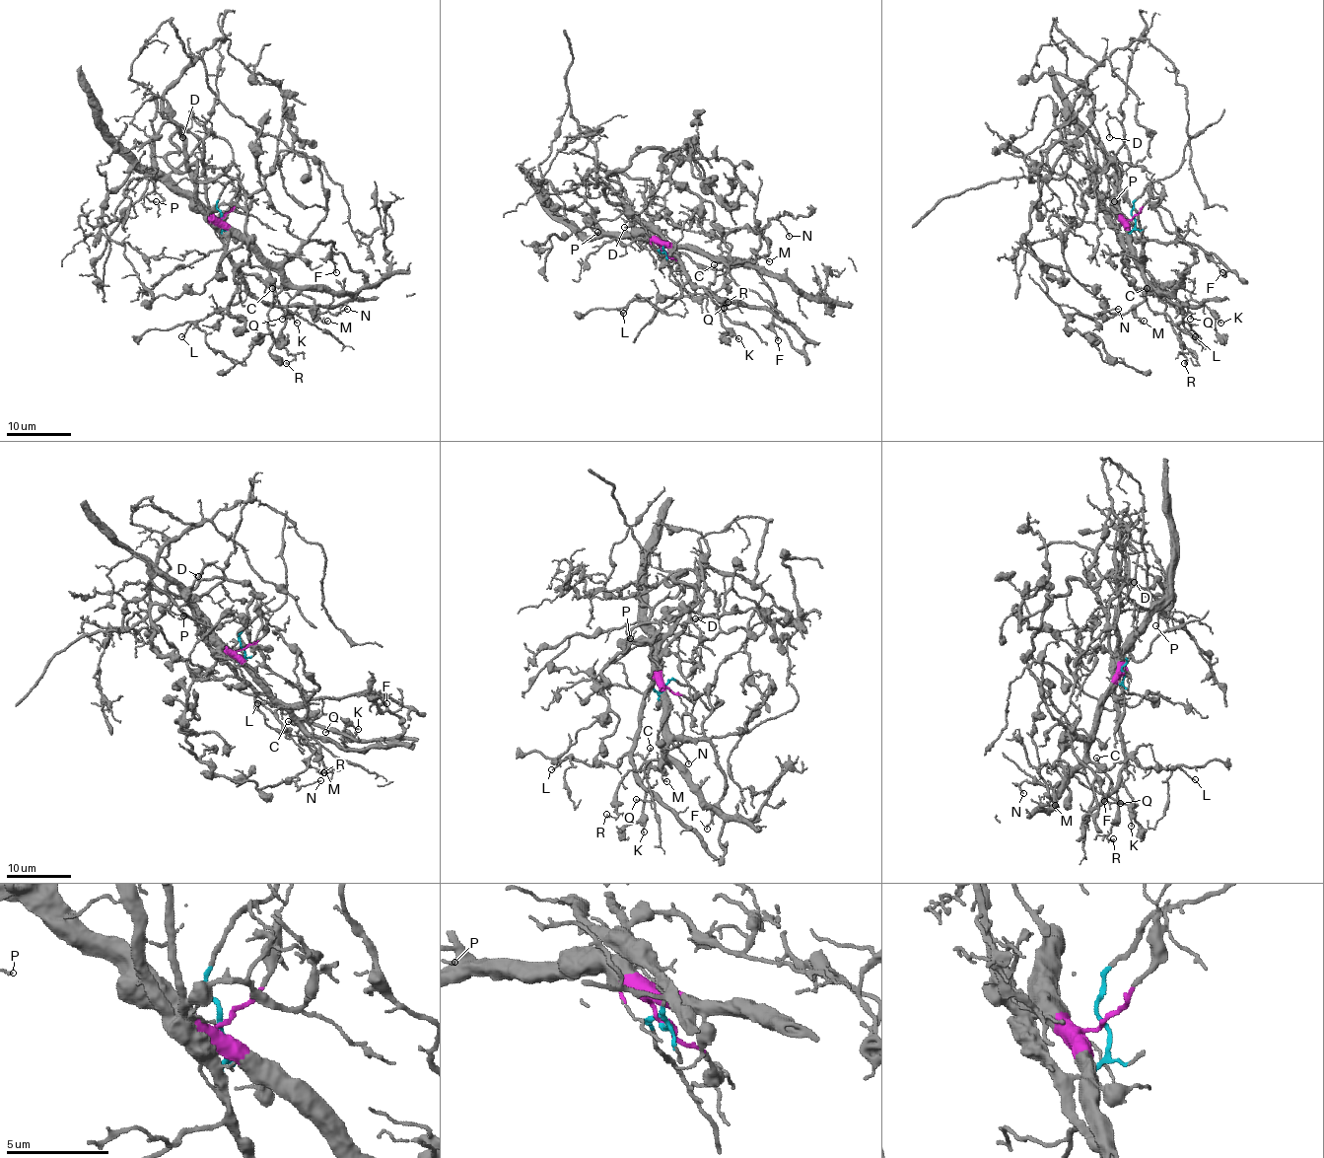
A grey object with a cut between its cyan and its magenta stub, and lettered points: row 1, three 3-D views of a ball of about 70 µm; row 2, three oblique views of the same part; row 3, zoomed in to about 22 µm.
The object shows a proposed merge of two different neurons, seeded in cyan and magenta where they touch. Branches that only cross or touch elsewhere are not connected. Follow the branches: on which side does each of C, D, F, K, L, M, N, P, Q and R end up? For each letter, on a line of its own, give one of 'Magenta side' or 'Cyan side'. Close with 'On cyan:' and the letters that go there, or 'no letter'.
C: Magenta side
D: Magenta side
F: Magenta side
K: Cyan side
L: Cyan side
M: Magenta side
N: Magenta side
P: Magenta side
Q: Cyan side
R: Magenta side
On cyan: K, L, Q

